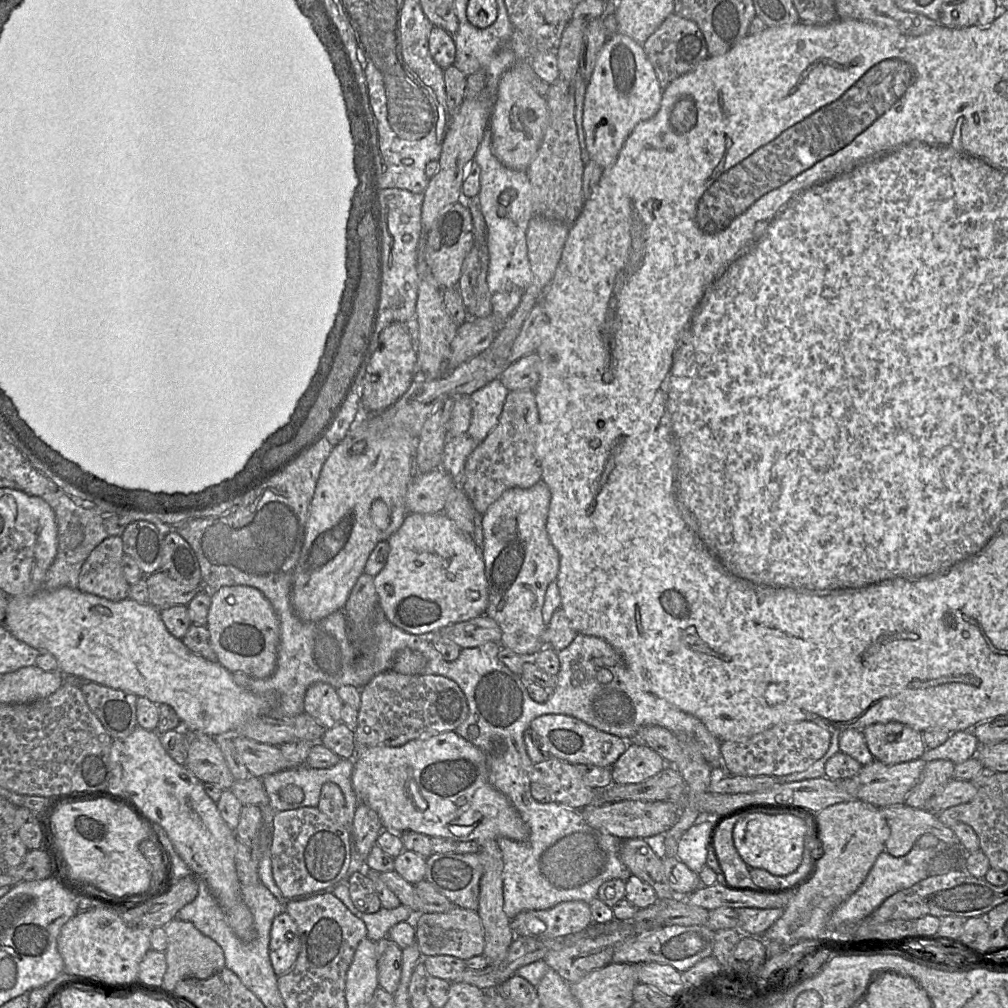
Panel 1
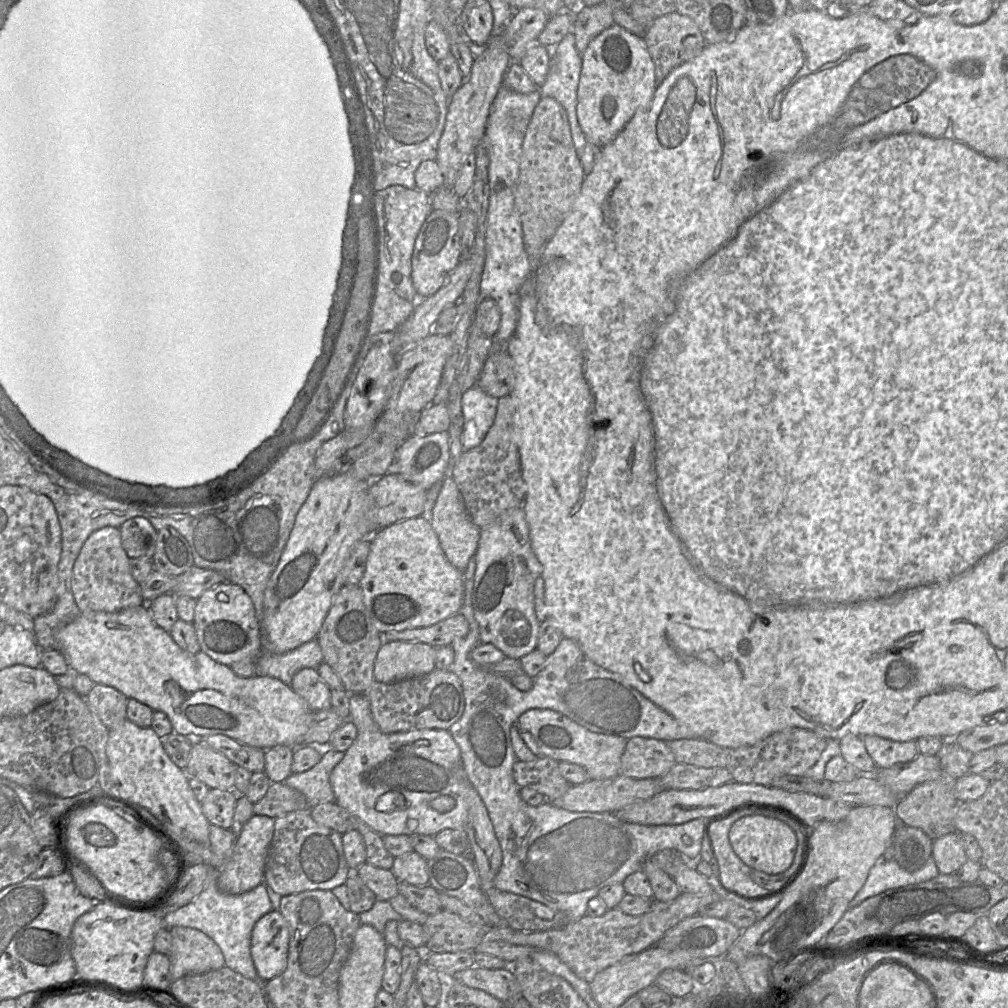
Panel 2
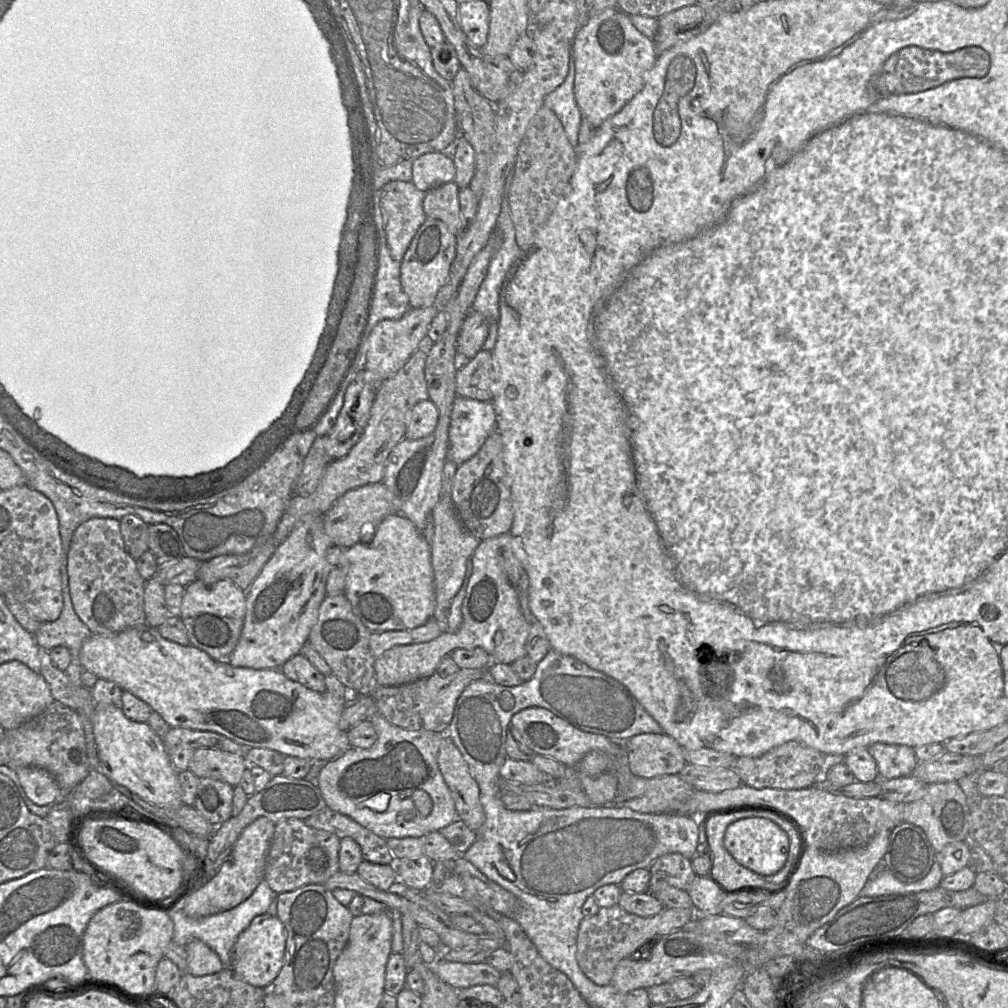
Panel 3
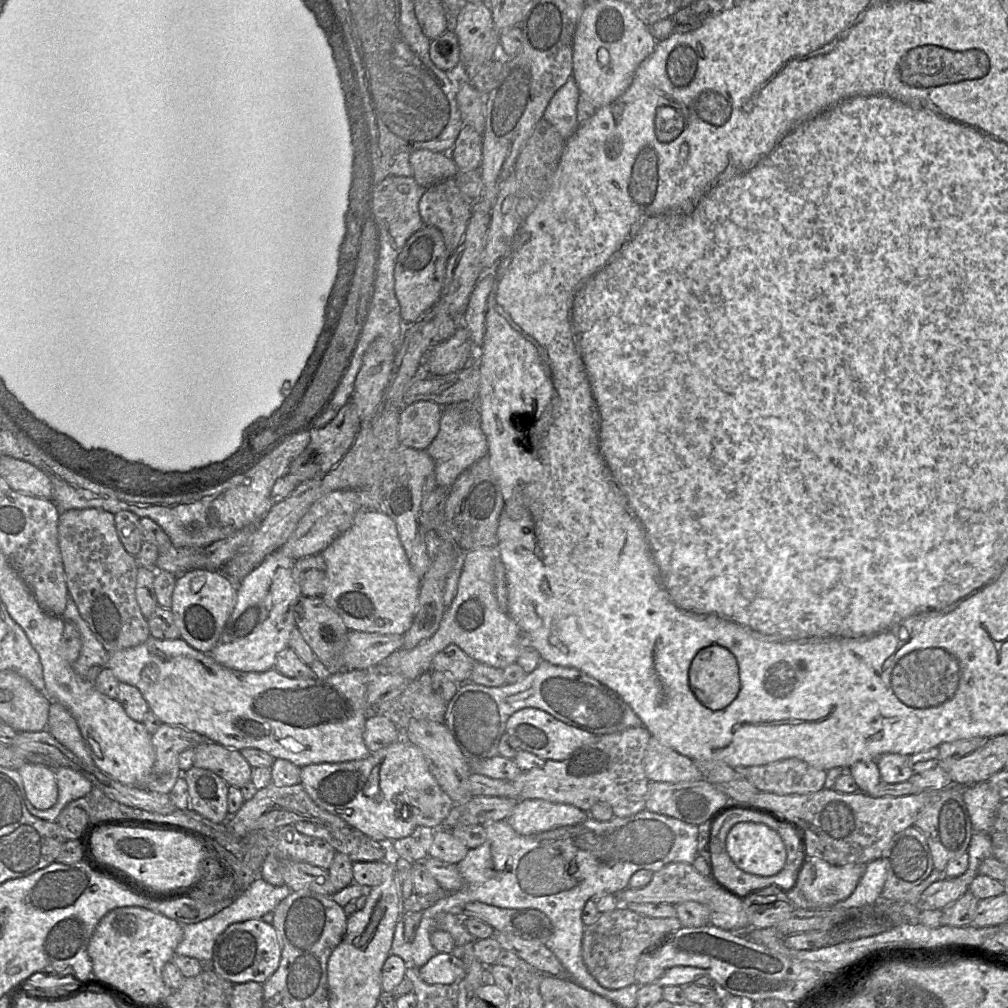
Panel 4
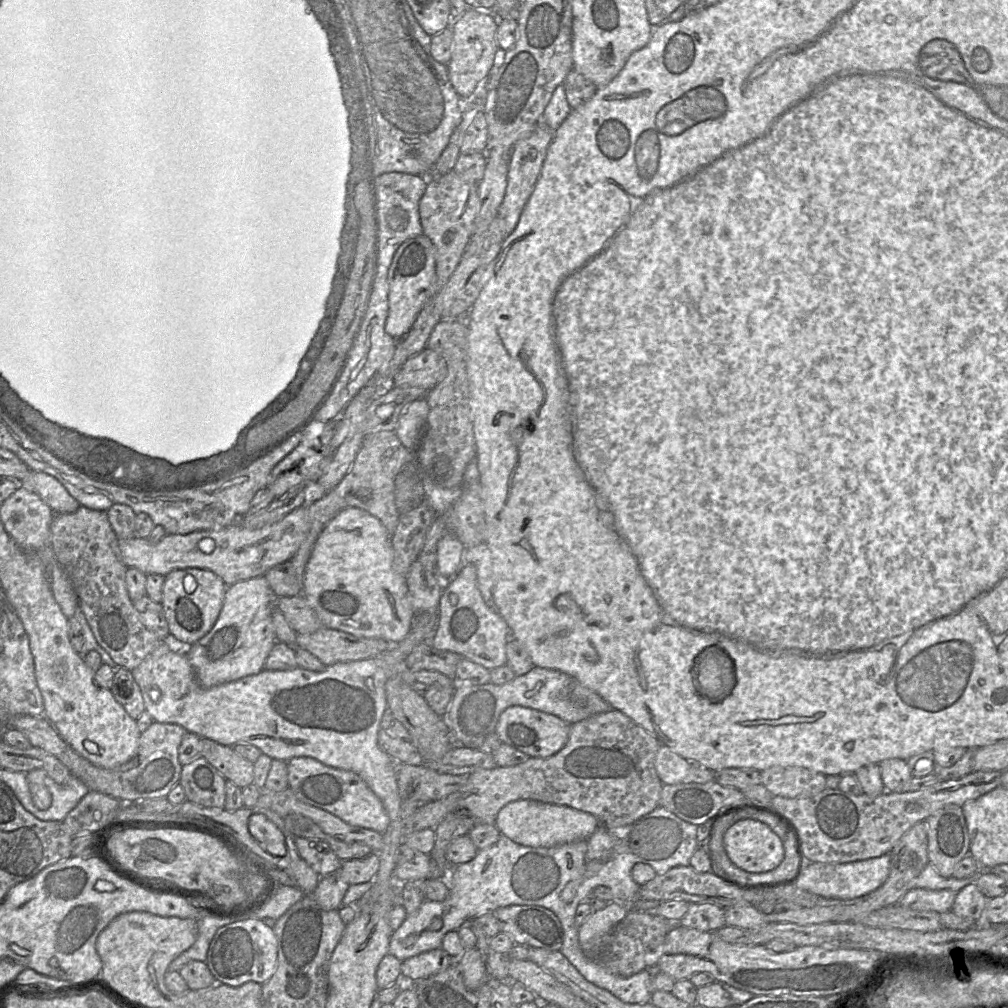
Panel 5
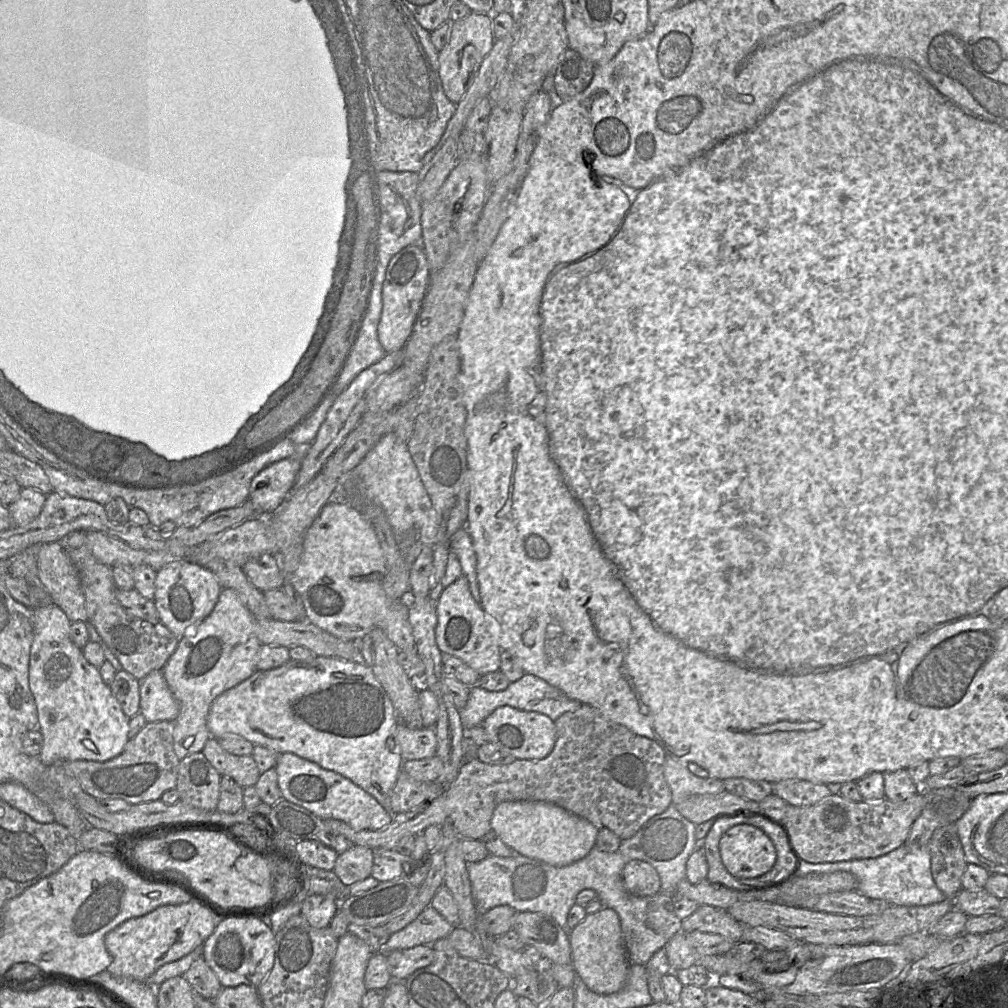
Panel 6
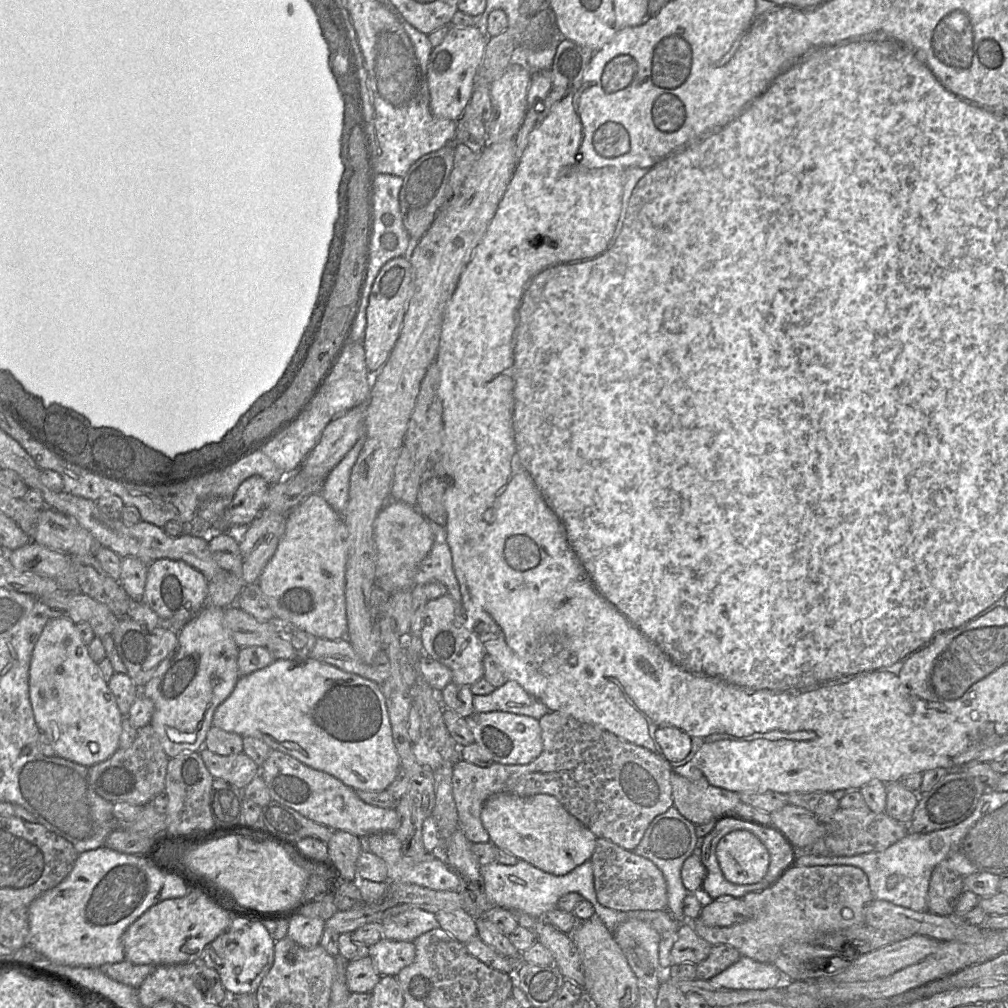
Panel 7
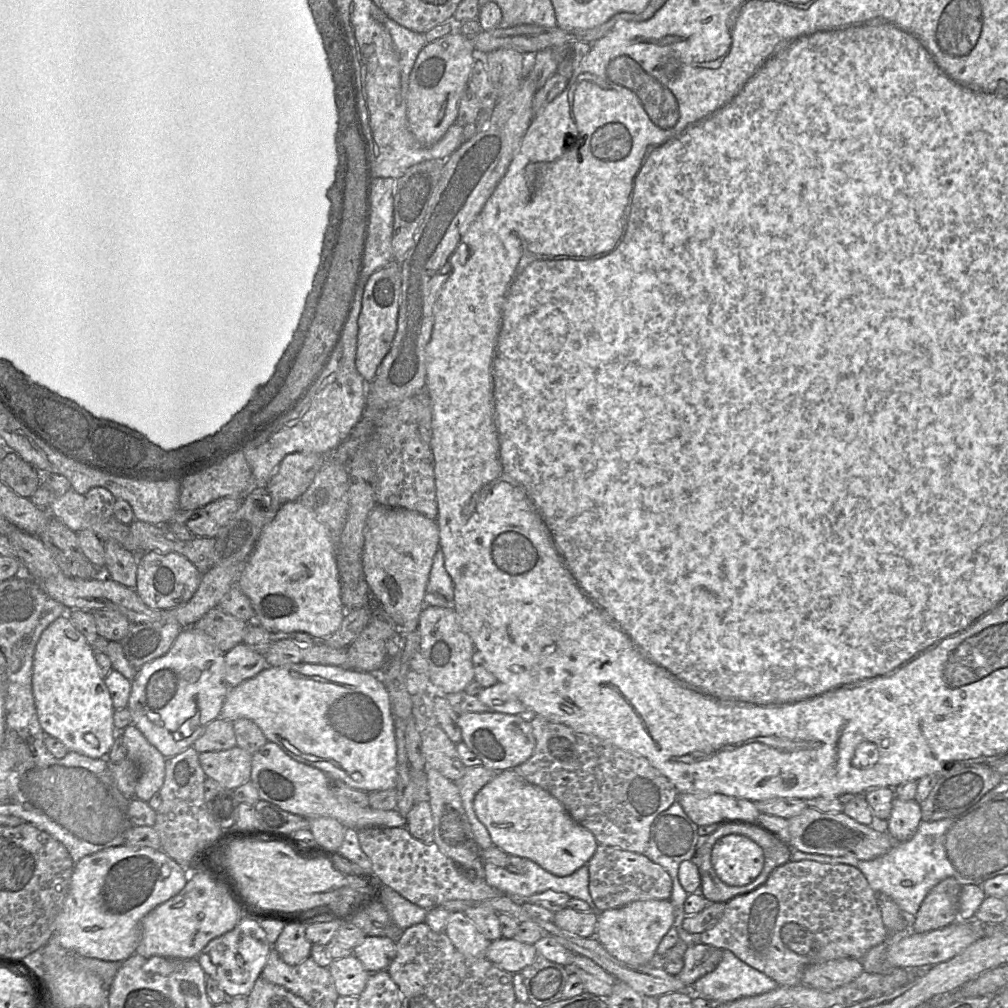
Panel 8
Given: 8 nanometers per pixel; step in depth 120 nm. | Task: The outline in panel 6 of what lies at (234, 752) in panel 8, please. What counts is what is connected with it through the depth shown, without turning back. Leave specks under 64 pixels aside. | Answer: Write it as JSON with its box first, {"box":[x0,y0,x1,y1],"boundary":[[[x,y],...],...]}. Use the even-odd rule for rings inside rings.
{"box":[201,736,261,788],"boundary":[[[210,736],[201,752],[221,776],[231,777],[242,788],[254,786],[261,775],[252,755],[232,755],[214,737]]]}

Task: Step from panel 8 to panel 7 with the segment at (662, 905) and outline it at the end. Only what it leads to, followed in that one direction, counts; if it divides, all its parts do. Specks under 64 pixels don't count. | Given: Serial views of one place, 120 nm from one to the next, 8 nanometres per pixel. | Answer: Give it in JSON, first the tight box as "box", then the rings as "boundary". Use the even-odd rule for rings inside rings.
{"box":[612,919,666,992],"boundary":[[[637,919],[619,924],[612,933],[640,983],[656,992],[666,971],[659,963],[661,935],[651,924]]]}

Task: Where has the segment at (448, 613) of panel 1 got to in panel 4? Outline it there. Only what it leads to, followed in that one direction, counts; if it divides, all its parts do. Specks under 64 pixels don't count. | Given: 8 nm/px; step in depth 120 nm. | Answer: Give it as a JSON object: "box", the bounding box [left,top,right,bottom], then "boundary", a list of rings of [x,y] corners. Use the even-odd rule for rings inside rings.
{"box":[321,510,421,634],"boundary":[[[360,510],[352,526],[325,548],[321,555],[327,566],[327,586],[322,598],[341,616],[349,630],[404,634],[411,628],[417,614],[421,579],[410,565],[396,523],[386,512]]]}

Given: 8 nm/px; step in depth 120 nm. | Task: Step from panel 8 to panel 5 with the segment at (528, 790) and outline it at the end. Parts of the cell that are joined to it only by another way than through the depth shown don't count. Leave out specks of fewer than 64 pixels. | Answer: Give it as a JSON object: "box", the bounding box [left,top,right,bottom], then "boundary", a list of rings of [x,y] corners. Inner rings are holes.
{"box":[494,800,599,848],"boundary":[[[516,800],[500,810],[494,825],[501,834],[519,845],[549,848],[589,838],[599,827],[599,821],[589,813],[568,806]]]}

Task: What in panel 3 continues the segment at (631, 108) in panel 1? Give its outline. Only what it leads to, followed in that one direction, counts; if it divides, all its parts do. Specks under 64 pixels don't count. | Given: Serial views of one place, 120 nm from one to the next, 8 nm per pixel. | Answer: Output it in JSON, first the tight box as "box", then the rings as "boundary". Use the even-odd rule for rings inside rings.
{"box":[574,8,657,128],"boundary":[[[619,8],[594,16],[576,34],[574,95],[582,118],[595,128],[618,113],[644,87],[645,74],[657,59],[654,41],[640,33]]]}

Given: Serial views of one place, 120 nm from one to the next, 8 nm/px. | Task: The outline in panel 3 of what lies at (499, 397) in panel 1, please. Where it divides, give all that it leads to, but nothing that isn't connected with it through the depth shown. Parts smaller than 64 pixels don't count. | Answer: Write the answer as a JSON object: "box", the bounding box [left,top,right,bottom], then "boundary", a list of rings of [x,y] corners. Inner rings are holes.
{"box":[447,396,495,466],"boundary":[[[457,396],[449,425],[447,459],[460,466],[473,457],[493,432],[495,424],[492,402]]]}

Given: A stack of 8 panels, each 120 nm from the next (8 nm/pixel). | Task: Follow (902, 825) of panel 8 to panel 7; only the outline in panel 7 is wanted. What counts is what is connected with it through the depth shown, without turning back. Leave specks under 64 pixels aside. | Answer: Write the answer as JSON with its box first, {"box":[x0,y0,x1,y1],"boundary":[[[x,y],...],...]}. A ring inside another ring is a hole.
{"box":[885,781,918,824],"boundary":[[[899,781],[885,783],[885,812],[893,819],[909,824],[918,803],[918,793],[905,788]]]}

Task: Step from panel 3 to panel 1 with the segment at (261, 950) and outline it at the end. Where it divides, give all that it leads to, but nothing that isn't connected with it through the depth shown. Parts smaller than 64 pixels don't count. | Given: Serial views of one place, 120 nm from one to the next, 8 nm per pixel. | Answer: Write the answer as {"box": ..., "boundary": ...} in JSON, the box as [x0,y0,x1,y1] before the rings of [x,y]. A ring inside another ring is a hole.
{"box":[269,911,300,977],"boundary":[[[284,911],[274,918],[270,932],[269,957],[277,977],[291,970],[300,949],[297,924]]]}

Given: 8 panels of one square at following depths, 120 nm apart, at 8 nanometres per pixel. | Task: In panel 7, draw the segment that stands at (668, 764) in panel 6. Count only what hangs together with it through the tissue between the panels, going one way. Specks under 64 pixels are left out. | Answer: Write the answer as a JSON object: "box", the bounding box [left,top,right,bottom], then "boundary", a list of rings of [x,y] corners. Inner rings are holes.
{"box":[671,773,741,825],"boundary":[[[671,773],[671,786],[674,806],[682,816],[695,825],[717,820],[719,815],[733,811],[737,804],[741,802],[739,794],[736,792],[711,785],[702,787],[676,773]]]}

